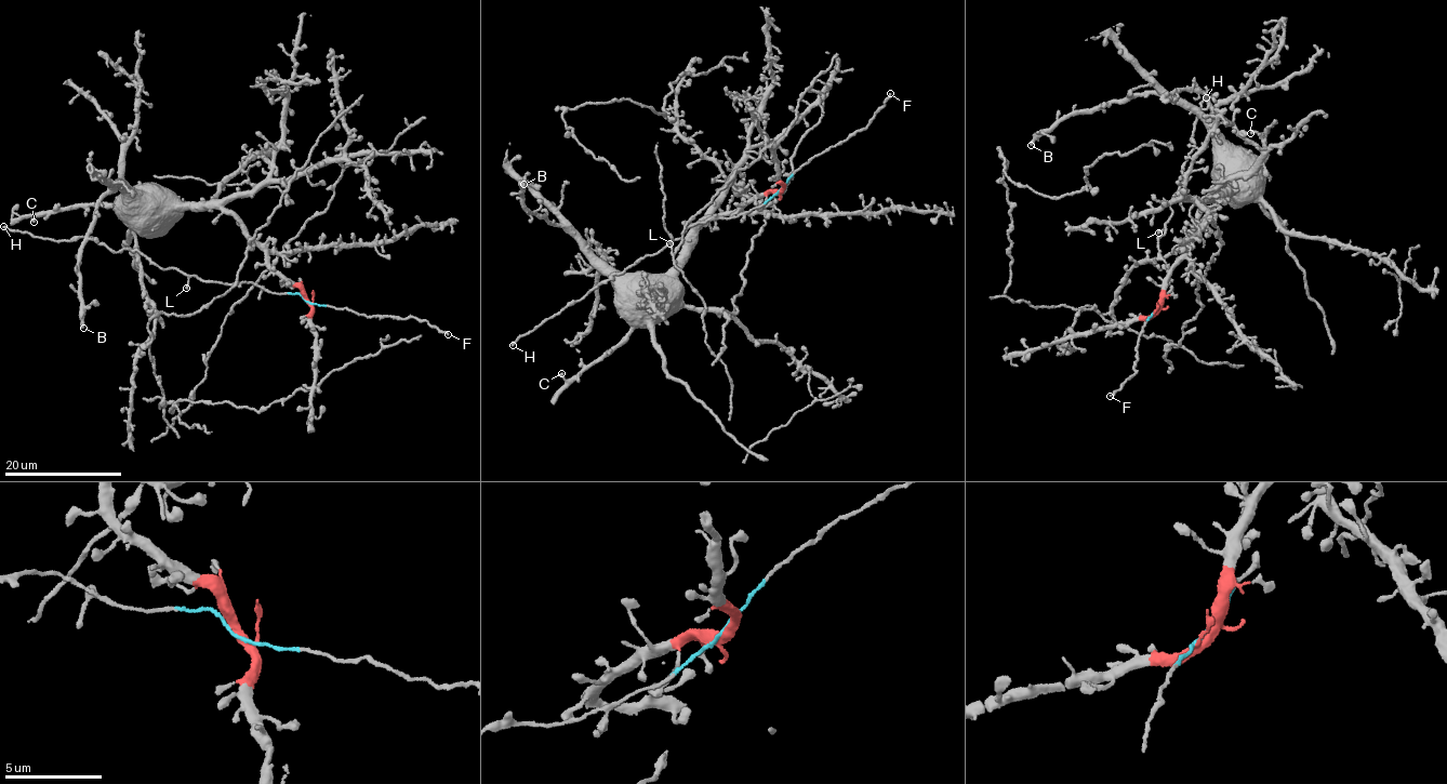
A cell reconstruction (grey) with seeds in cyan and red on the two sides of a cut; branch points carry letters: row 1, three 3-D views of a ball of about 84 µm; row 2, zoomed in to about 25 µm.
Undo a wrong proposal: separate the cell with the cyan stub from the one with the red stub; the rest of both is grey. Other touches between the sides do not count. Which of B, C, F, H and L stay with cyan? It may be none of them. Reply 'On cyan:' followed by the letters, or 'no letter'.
On cyan: F, H, L

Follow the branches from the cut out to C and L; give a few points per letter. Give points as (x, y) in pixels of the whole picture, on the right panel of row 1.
C: (1157, 309), (1202, 207), (1217, 193), (1263, 176), (1256, 165), (1264, 154), (1262, 136), (1250, 133)
L: (1157, 309), (1165, 296), (1163, 288), (1167, 268), (1157, 243), (1165, 227), (1157, 233)

